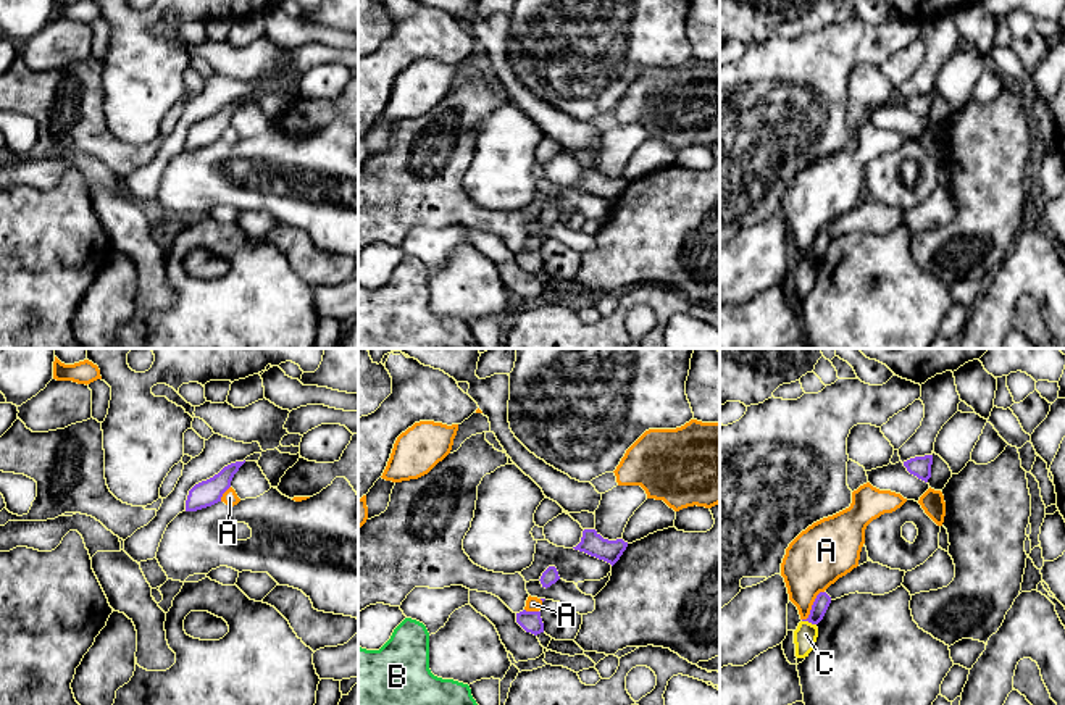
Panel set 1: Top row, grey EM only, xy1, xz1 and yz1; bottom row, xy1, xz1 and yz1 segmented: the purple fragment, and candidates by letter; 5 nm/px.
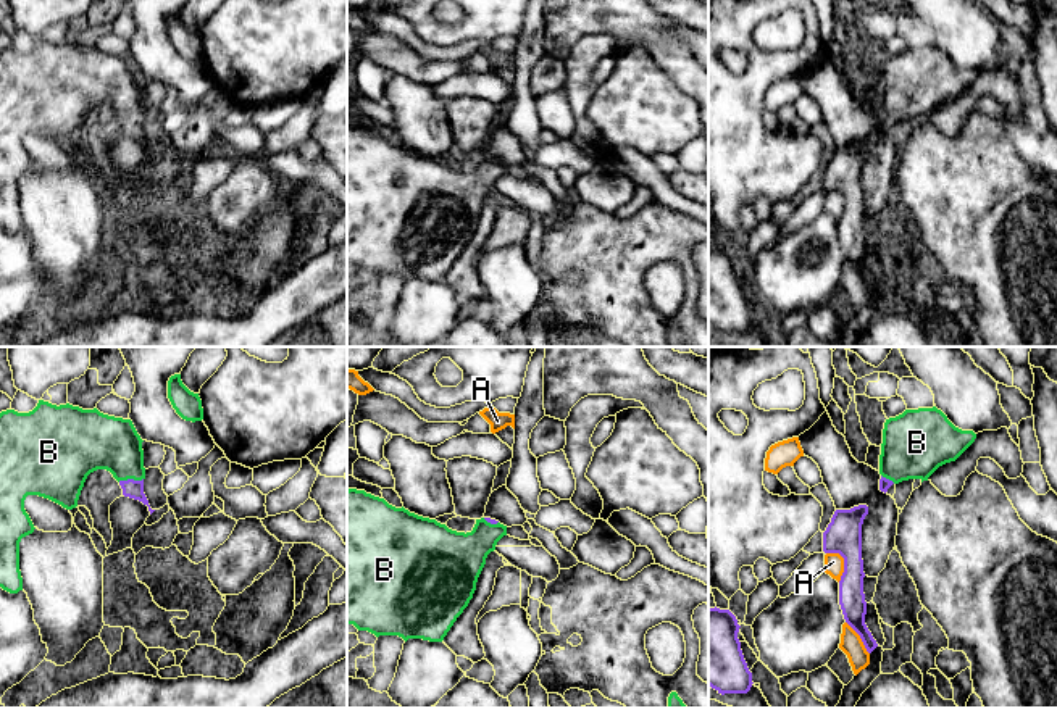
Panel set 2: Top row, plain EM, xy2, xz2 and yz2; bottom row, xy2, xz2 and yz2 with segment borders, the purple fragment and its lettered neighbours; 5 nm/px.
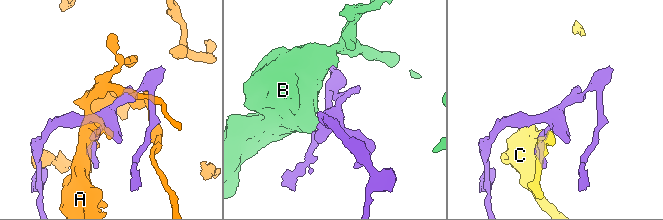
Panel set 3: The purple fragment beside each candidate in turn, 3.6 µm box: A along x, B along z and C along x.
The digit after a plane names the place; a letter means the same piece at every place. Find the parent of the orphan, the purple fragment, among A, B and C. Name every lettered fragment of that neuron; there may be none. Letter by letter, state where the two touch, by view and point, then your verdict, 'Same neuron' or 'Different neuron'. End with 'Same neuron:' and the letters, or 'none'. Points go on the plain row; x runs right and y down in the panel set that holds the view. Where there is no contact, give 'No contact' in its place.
A: Touches purple at yz2 (844, 200). Different neuron
B: Touches purple at xy2 (129, 118). Same neuron
C: Touches purple at yz1 (809, 260). Different neuron
Same neuron: B

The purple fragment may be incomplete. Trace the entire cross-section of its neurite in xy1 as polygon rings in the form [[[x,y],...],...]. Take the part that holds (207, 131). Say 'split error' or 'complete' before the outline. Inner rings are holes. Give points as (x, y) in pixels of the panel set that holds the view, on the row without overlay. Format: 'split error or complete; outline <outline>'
complete; outline [[[236,100],[224,105],[213,116],[195,123],[187,134],[186,150],[197,150],[221,140],[223,132],[231,126],[231,119],[239,106],[245,102]]]

